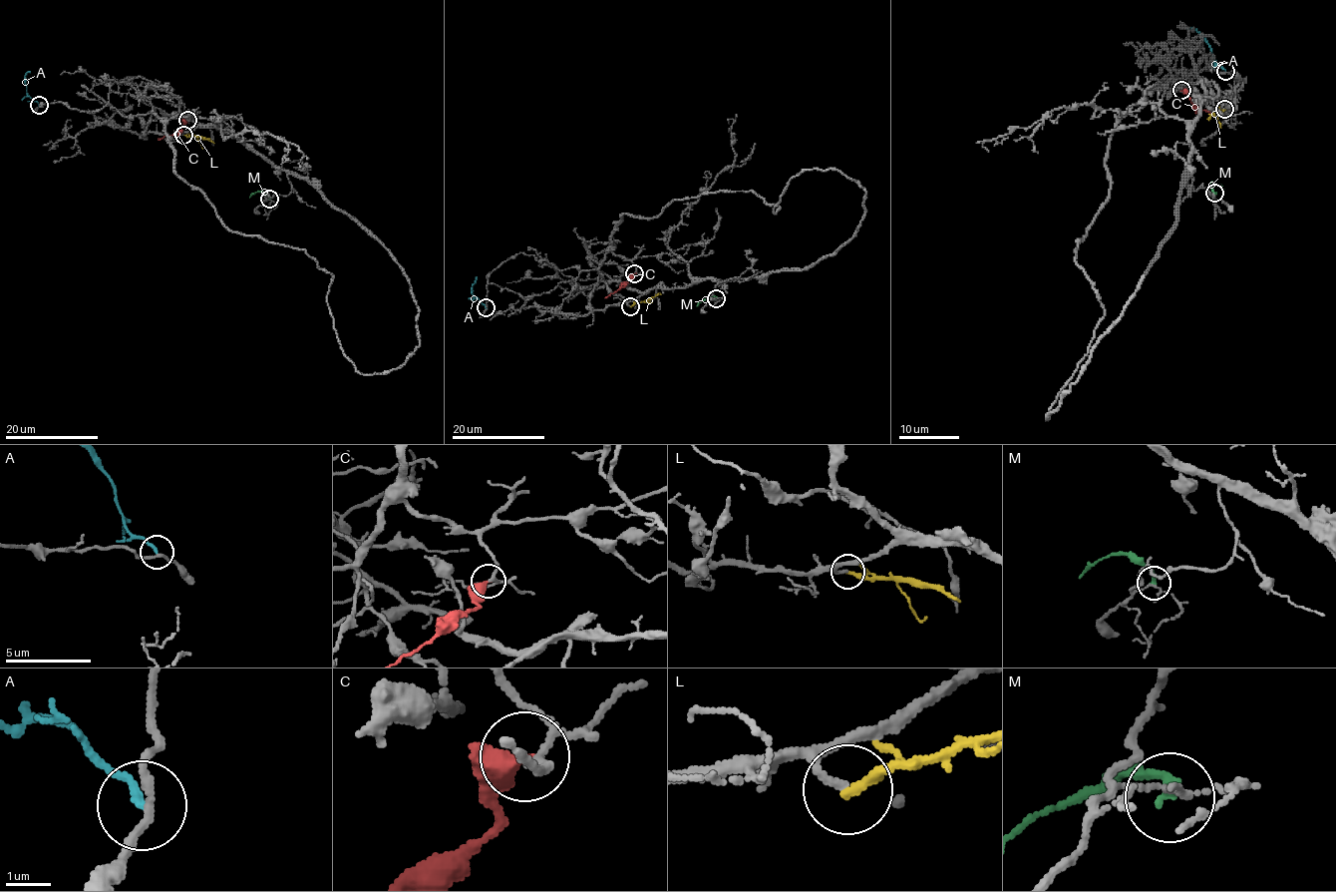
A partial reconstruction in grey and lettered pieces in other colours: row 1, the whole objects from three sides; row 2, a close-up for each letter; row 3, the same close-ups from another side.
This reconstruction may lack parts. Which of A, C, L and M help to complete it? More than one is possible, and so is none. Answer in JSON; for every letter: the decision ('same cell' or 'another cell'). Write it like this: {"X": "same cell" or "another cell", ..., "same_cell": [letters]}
{"A": "another cell", "C": "same cell", "L": "another cell", "M": "another cell", "same_cell": ["C"]}

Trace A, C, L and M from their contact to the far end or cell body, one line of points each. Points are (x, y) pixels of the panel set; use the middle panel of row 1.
A: (486, 307), (472, 294), (477, 276)
C: (634, 273), (630, 281), (604, 297)
L: (630, 306), (661, 294)
M: (716, 299), (702, 300), (696, 306)

